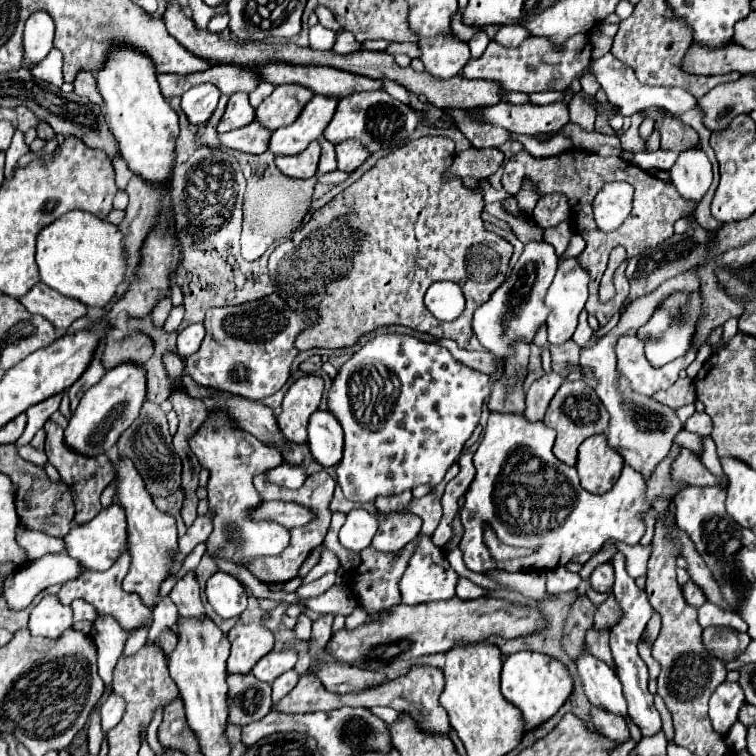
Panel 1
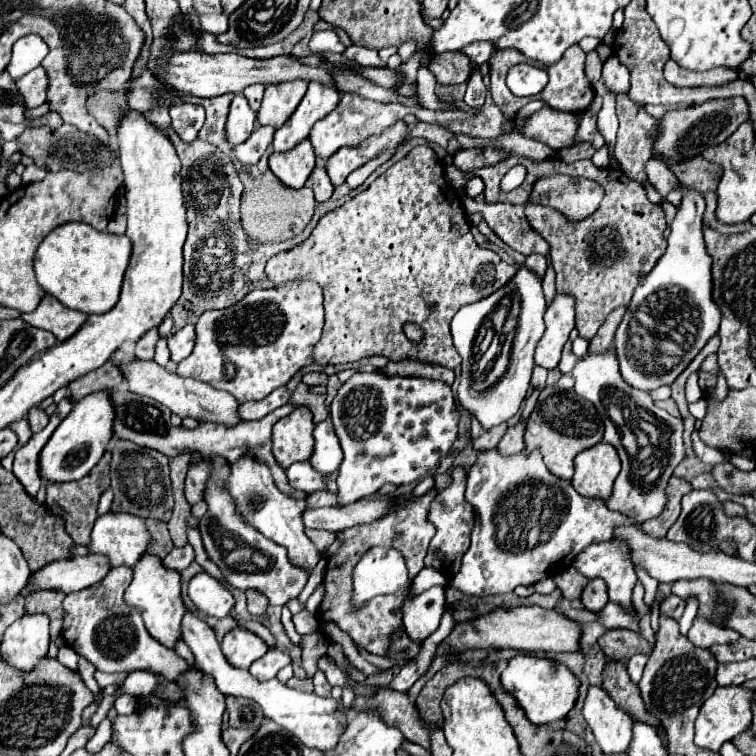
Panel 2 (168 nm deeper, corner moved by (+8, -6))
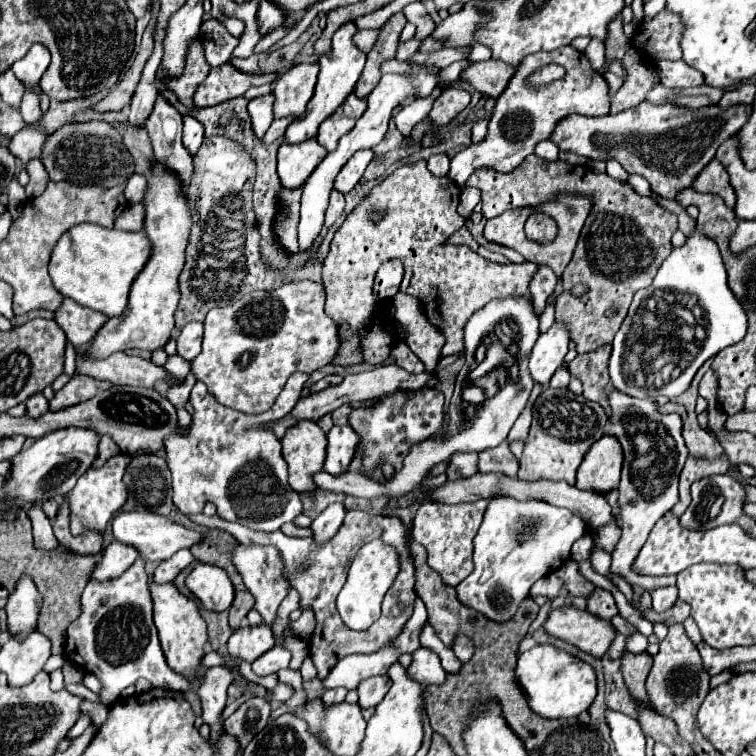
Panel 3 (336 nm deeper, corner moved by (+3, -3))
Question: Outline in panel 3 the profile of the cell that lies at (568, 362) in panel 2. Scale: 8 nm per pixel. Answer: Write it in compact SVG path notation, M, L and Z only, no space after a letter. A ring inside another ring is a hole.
M563 364L563 366L553 374L549 386L553 386L553 388L565 388L565 386L569 384L569 380L571 380L571 374L567 372L567 364Z

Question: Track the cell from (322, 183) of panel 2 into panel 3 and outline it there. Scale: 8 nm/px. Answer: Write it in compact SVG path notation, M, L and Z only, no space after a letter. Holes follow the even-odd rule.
M333 188L331 196L329 196L329 206L325 212L325 224L331 226L339 218L339 214L343 212L343 208L345 208L345 198L341 192L335 192L335 188Z

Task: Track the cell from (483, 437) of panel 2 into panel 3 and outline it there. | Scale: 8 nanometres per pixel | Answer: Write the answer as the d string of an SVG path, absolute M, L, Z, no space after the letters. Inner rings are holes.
M457 452L451 458L449 468L447 468L449 480L475 474L477 472L477 460L479 460L479 452Z

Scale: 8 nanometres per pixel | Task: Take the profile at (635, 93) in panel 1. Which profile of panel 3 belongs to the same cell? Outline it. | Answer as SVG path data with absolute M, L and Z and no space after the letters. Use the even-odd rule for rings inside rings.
M541 140L541 142L535 146L535 154L541 156L541 158L547 158L547 160L555 160L557 154L559 154L559 148L557 148L551 140Z

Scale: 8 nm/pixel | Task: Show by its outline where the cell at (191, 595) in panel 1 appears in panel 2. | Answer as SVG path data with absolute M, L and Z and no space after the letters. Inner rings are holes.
M186 611L184 619L182 619L182 637L184 637L184 643L196 655L196 665L202 667L202 671L214 679L214 683L222 695L246 697L246 699L256 701L264 709L264 715L268 719L286 727L290 733L294 733L310 749L318 749L318 751L326 753L338 745L342 733L346 731L348 717L346 717L346 711L338 709L336 699L332 699L332 697L324 699L324 697L318 697L314 693L302 693L302 691L290 689L284 683L280 683L278 679L258 681L246 669L238 669L238 667L230 665L220 649L220 643L216 641L214 631L204 621L194 617L190 611Z

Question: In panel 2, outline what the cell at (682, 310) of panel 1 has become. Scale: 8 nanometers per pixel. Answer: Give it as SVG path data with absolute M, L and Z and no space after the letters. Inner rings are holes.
M688 187L670 225L672 233L666 253L636 287L614 335L614 353L620 363L622 379L644 393L662 385L672 385L720 329L722 311L712 299L712 257L702 237L704 207L704 197Z

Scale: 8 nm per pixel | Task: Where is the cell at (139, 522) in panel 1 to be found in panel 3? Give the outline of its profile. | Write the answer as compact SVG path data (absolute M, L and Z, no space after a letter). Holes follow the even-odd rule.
M151 580L149 592L151 592L151 600L153 600L153 620L155 620L155 626L159 632L159 640L161 640L161 648L165 652L167 664L175 672L191 676L195 672L195 668L201 664L203 648L207 642L207 626L205 626L203 618L199 616L199 608L197 608L195 600L183 596L175 584L155 584Z

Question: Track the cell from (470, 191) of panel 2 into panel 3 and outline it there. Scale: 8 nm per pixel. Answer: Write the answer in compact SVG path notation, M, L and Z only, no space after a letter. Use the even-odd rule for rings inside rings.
M463 188L461 192L461 204L459 204L459 214L469 218L469 214L473 212L473 208L477 206L477 202L481 202L481 192L479 188Z

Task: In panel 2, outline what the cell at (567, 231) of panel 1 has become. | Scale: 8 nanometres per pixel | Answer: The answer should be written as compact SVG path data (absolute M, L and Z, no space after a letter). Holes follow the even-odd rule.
M528 255L526 261L524 261L524 267L530 269L532 273L536 273L536 275L542 279L544 273L546 273L548 261L546 261L546 257L542 257L542 255Z

